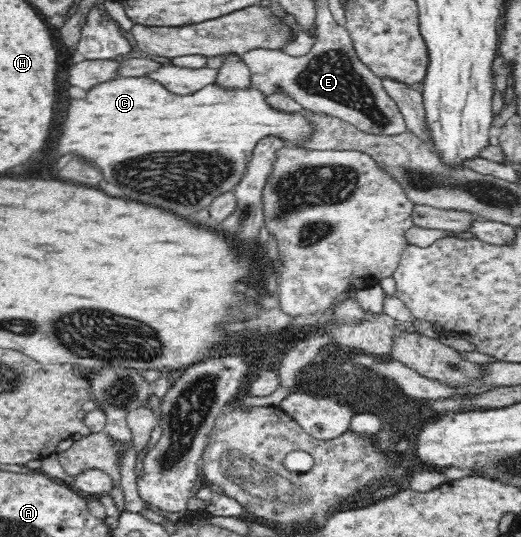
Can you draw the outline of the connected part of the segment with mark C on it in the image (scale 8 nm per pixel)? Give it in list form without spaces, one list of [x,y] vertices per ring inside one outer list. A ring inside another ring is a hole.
[[[119,76],[89,89],[85,99],[69,101],[61,133],[43,163],[75,153],[99,167],[125,199],[187,215],[205,209],[217,193],[233,191],[245,175],[247,155],[263,137],[279,135],[298,143],[312,133],[303,114],[279,112],[267,105],[265,98],[253,87],[223,91],[217,85],[207,85],[195,95],[175,97],[147,76]],[[179,163],[191,165],[181,175],[185,183],[175,183]]]

